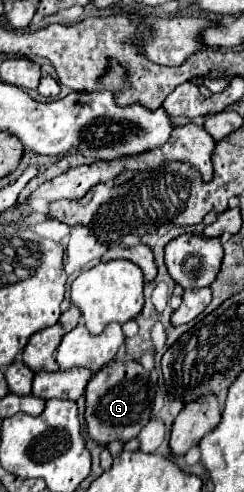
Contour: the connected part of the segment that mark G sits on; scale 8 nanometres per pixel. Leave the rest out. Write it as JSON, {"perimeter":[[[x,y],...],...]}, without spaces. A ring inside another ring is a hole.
{"perimeter":[[[116,358],[90,378],[84,398],[88,434],[100,446],[108,446],[112,440],[128,442],[130,438],[136,438],[138,432],[148,424],[154,406],[154,386],[150,382],[150,372],[144,370],[136,360],[122,362]]]}

